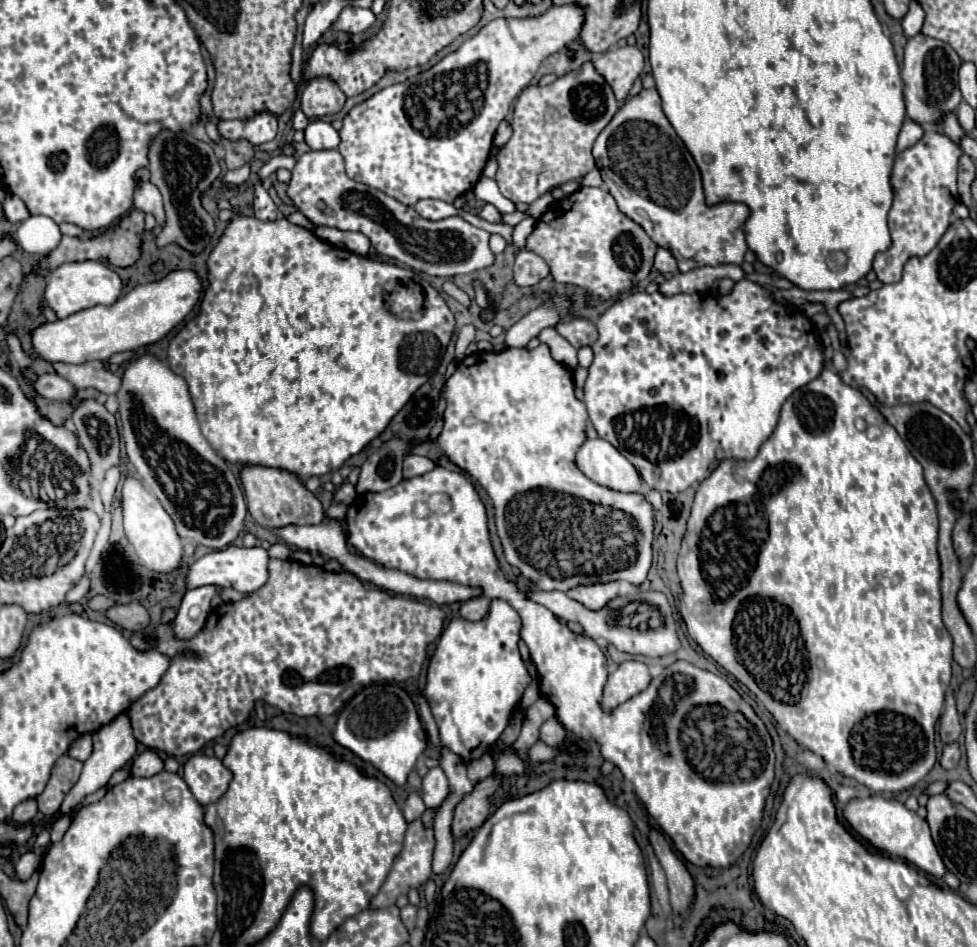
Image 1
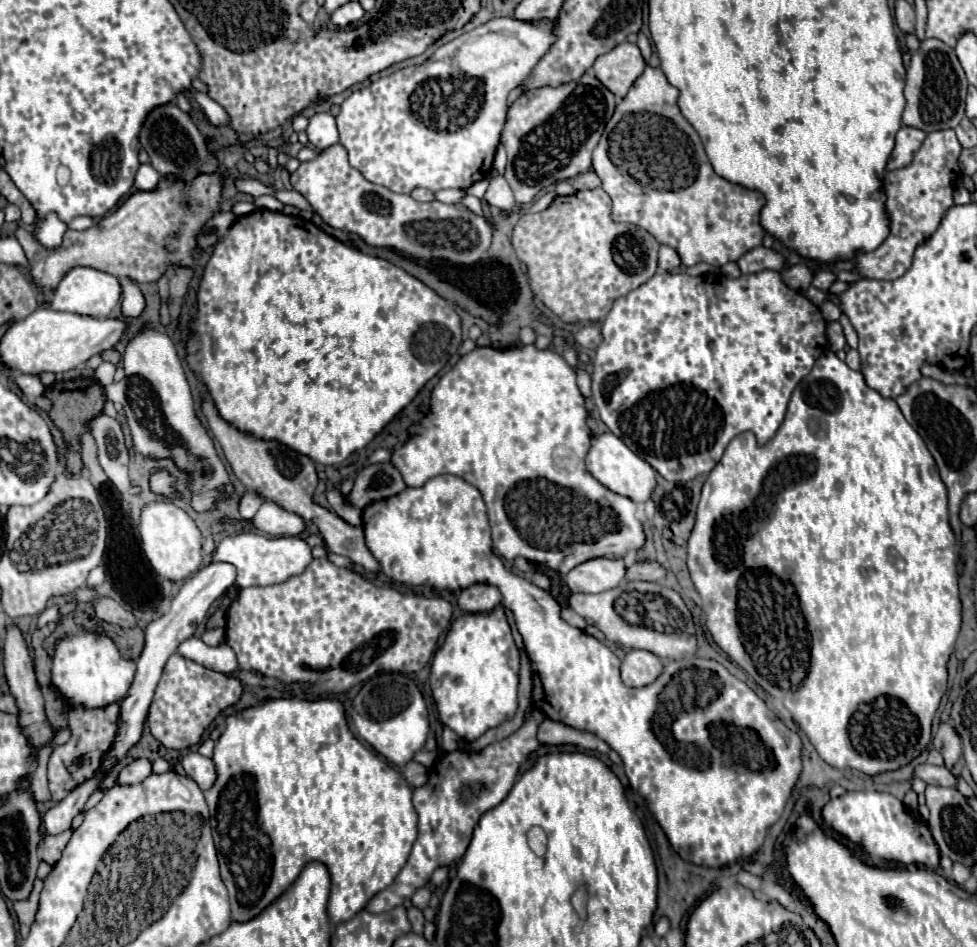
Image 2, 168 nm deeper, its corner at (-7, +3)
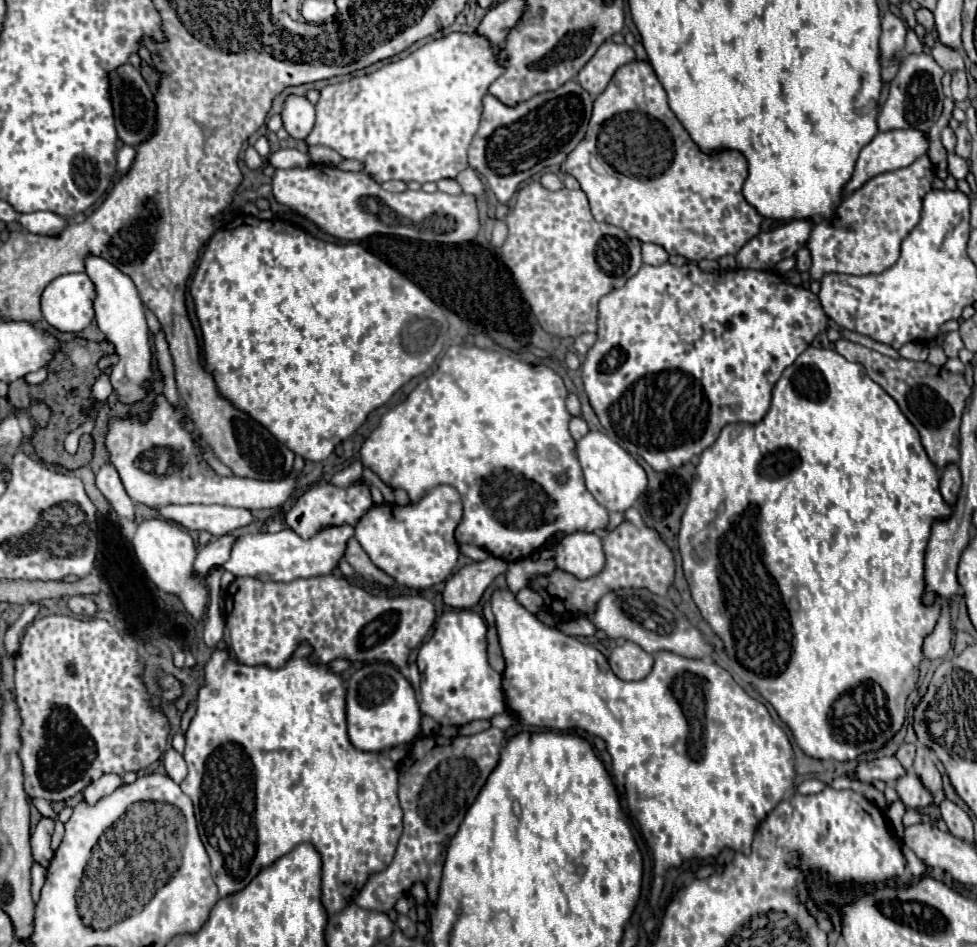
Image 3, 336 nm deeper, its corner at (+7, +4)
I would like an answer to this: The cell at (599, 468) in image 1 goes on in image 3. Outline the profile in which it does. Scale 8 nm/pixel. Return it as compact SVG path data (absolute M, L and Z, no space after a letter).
M590 430L578 444L578 458L582 464L586 488L594 494L594 498L606 508L606 510L616 510L616 512L626 512L638 496L646 490L648 478L644 468L624 450L620 448L614 440L610 440L604 432Z

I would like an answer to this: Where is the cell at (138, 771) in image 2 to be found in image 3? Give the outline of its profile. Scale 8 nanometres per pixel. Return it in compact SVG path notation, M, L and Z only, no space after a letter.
M106 774L106 776L102 776L100 780L94 780L94 782L82 792L82 794L84 794L84 802L86 802L88 806L96 804L100 798L112 794L120 784L122 784L122 778L120 778L118 774Z

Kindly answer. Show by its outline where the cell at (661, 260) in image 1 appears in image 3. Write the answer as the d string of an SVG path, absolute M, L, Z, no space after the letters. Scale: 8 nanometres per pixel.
M642 244L642 260L644 260L644 264L658 266L662 262L668 262L668 254L658 244Z

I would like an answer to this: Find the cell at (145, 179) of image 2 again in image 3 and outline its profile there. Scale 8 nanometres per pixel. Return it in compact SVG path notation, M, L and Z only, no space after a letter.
M124 144L124 146L118 150L116 160L118 160L118 172L120 172L120 174L126 174L126 170L130 168L130 162L134 160L134 154L136 154L136 150L134 150L134 146L130 146L130 144Z

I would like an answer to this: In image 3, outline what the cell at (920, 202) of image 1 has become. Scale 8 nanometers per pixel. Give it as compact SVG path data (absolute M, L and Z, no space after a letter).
M928 156L918 158L906 168L874 176L860 190L846 196L836 214L828 220L814 224L808 250L812 254L810 280L803 284L810 288L812 280L822 280L824 274L880 274L890 268L900 256L900 242L906 234L920 222L922 200L926 192L932 190L930 182L934 178L934 166Z

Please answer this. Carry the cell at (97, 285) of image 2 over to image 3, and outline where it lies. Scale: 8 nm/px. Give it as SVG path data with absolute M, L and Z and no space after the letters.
M64 274L42 292L42 316L58 332L80 332L94 318L94 284L80 274Z

